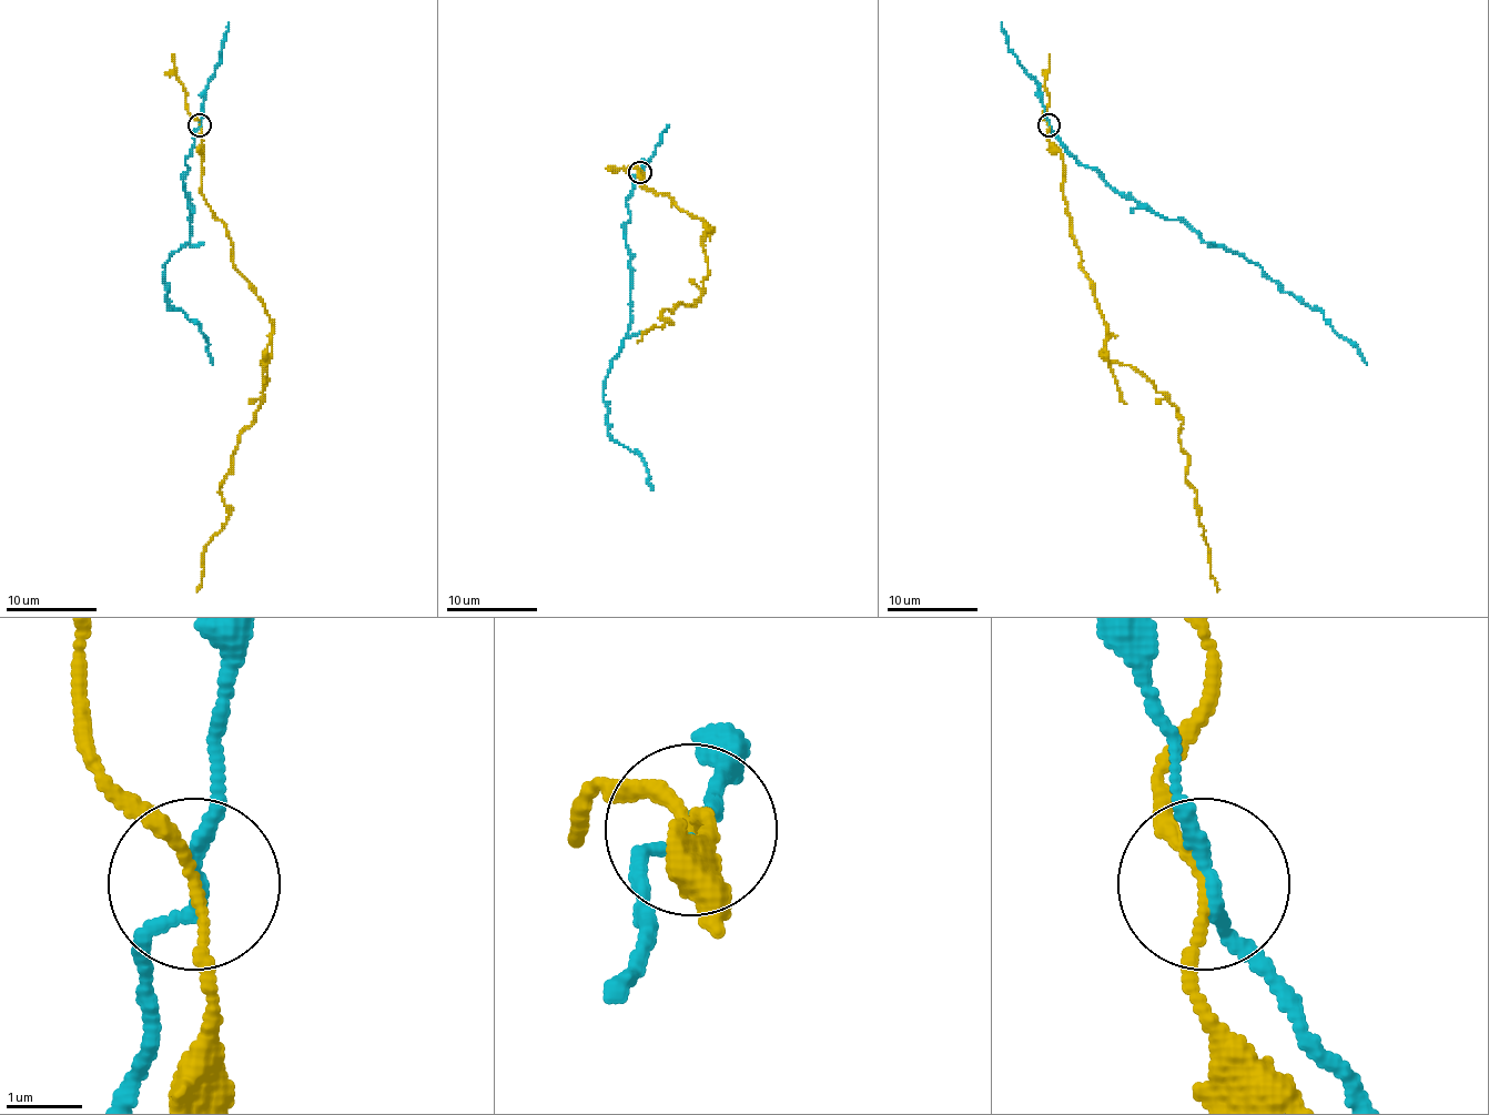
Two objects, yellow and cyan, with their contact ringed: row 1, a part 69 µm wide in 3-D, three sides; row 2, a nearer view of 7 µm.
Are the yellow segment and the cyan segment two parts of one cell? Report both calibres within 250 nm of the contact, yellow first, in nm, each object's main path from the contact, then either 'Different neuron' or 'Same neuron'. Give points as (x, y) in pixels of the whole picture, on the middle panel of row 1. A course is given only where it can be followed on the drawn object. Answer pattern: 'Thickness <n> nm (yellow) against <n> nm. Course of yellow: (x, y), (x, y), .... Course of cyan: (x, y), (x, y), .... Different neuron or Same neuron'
Thickness 120 nm (yellow) against 170 nm. Course of yellow: (639, 172), (641, 186), (712, 229), (702, 236), (702, 295), (667, 308), (660, 317), (669, 322), (637, 341). Course of cyan: (639, 172), (624, 236), (630, 326), (603, 399), (608, 431), (639, 456), (652, 490). Different neuron

